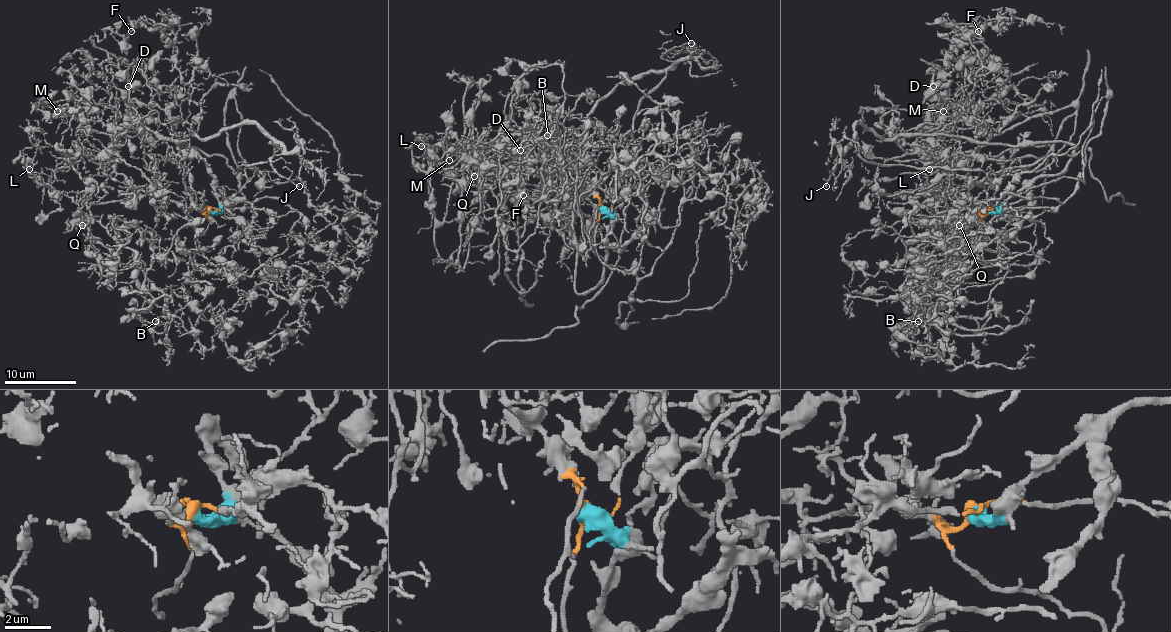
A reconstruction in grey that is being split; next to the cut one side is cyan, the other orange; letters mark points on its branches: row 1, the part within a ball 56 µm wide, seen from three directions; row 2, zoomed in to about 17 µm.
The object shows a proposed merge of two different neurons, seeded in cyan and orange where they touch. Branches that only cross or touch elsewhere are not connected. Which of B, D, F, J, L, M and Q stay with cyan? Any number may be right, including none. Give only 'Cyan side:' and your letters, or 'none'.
Cyan side: J

